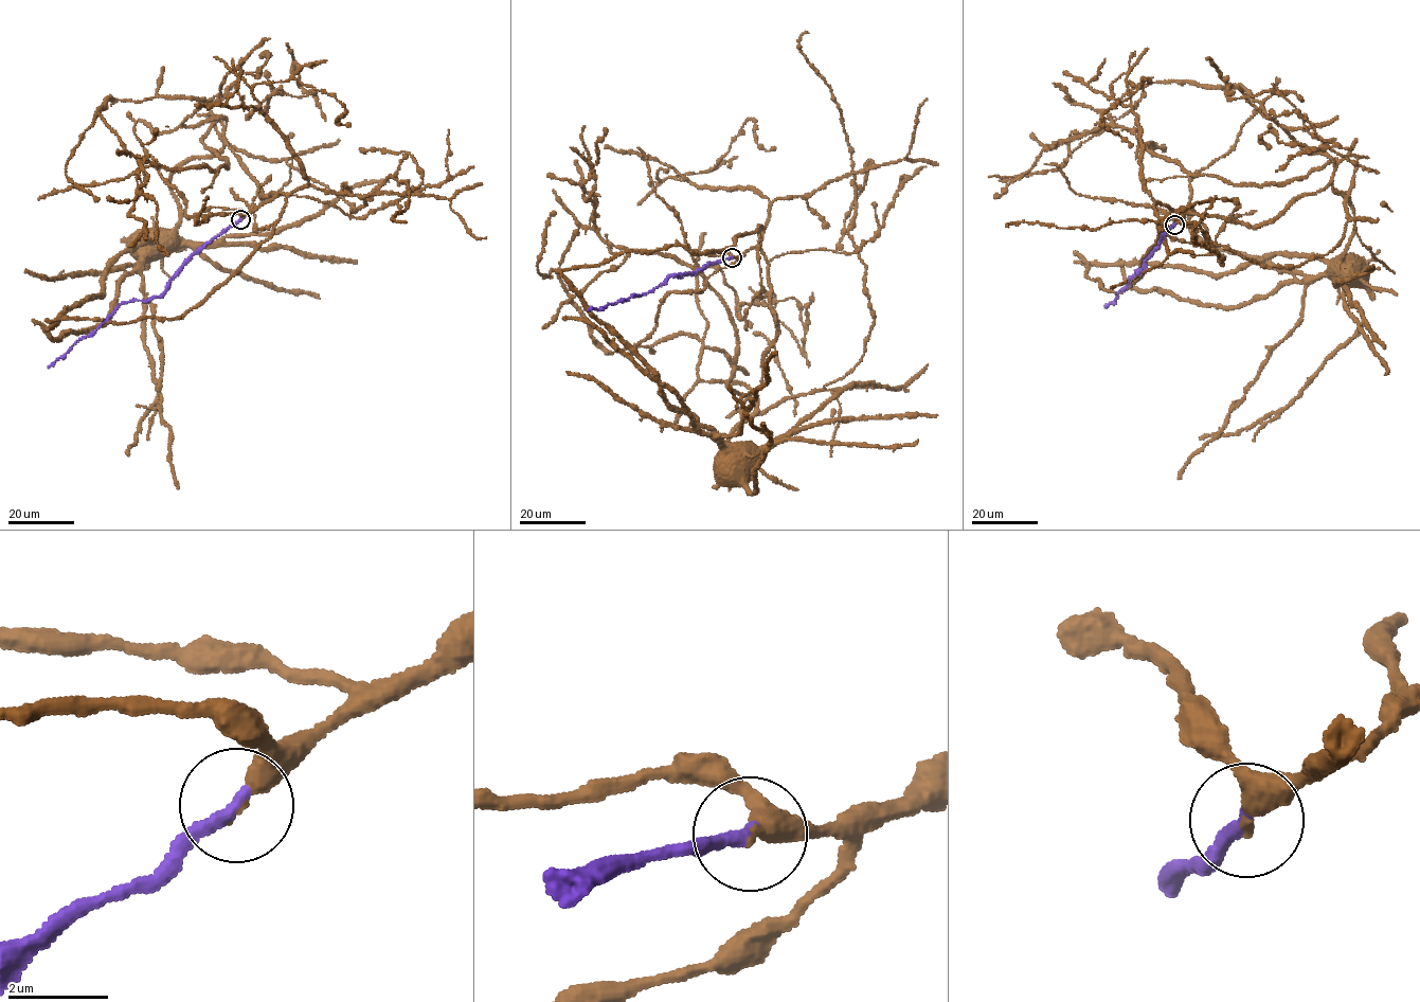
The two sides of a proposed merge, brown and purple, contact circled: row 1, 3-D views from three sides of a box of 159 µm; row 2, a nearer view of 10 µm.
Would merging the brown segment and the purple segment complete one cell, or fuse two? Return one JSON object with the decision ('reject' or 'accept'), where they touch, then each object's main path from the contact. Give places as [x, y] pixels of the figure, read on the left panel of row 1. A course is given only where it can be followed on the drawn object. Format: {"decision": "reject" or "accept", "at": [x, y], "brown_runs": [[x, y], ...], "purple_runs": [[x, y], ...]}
{"decision": "accept", "at": [240, 219], "brown_runs": [[239, 219], [277, 195], [262, 197], [226, 144], [172, 173], [180, 216], [171, 231], [156, 237], [161, 243]], "purple_runs": [[239, 219], [187, 258], [161, 294], [119, 304], [95, 329], [77, 340], [48, 368]]}

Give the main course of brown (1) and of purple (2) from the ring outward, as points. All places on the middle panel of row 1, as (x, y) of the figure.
1: (731, 257), (755, 248), (764, 255), (777, 329), (756, 406), (729, 441), (750, 444), (739, 449)
2: (731, 257), (704, 265), (685, 275), (666, 276), (664, 283), (637, 297), (587, 309)

